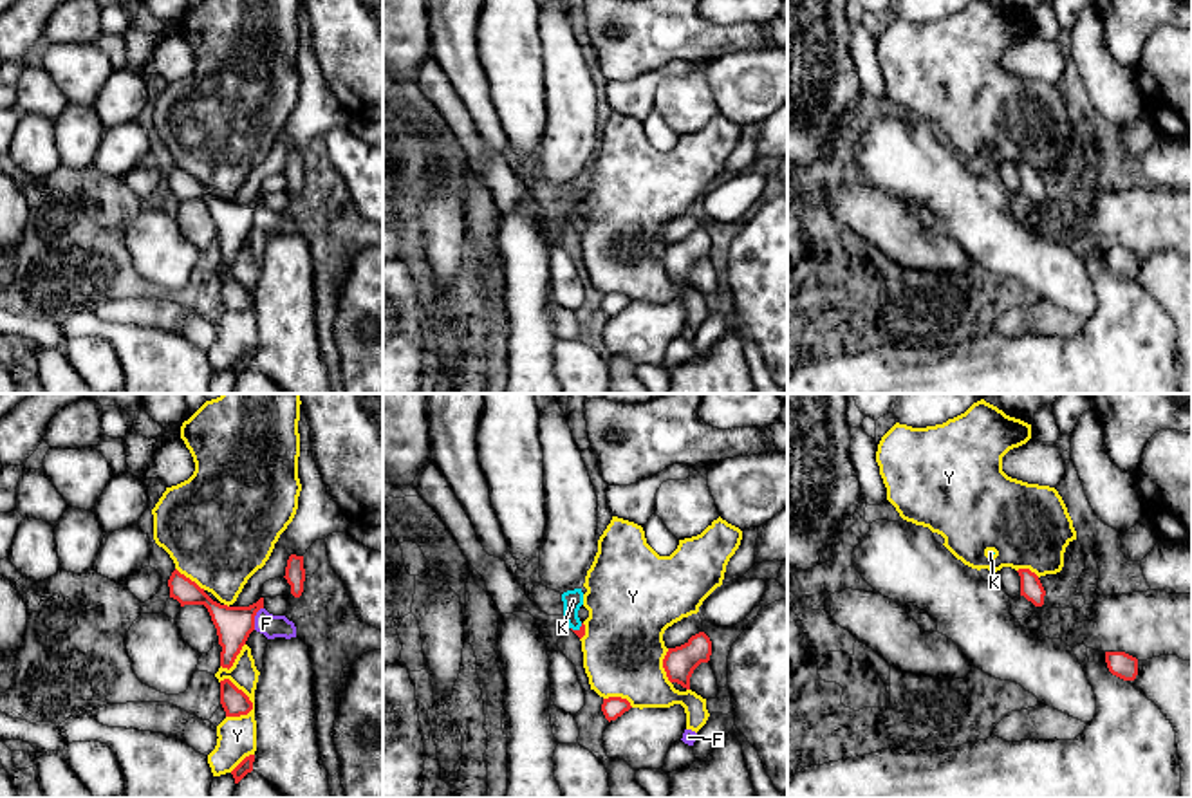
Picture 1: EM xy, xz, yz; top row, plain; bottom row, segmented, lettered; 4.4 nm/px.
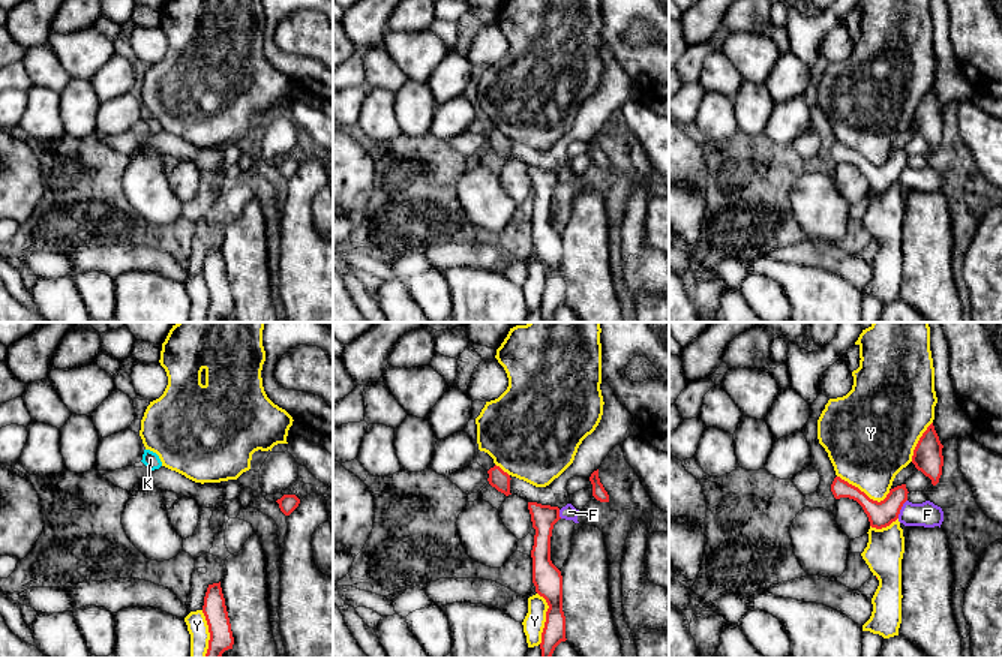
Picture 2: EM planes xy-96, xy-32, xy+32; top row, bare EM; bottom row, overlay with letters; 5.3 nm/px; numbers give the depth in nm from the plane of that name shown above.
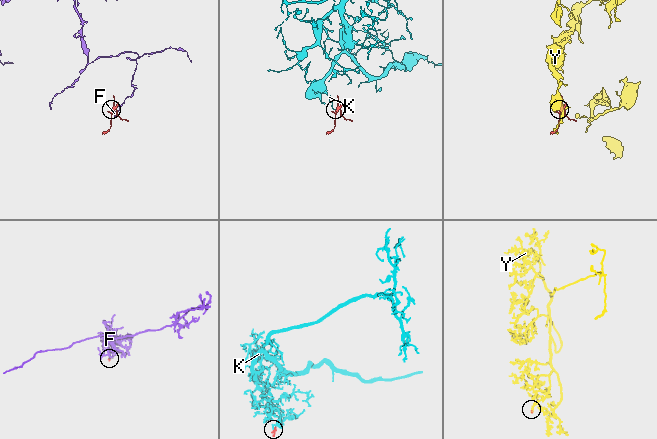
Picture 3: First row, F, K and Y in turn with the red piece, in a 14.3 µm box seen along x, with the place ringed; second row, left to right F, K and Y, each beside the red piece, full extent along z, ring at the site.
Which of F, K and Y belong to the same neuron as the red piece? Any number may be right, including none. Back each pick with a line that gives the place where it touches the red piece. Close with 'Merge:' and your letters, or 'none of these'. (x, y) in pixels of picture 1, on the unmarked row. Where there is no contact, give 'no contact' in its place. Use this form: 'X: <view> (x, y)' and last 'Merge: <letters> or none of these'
K: xz (577, 226)
Merge: K

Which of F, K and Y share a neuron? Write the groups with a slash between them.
F / K / Y

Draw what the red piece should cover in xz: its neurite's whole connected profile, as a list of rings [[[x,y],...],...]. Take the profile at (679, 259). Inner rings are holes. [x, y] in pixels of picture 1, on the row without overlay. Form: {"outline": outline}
{"outline": [[[704,227],[692,231],[684,240],[668,244],[663,264],[670,278],[690,285],[690,273],[701,258],[708,258],[712,237]]]}

